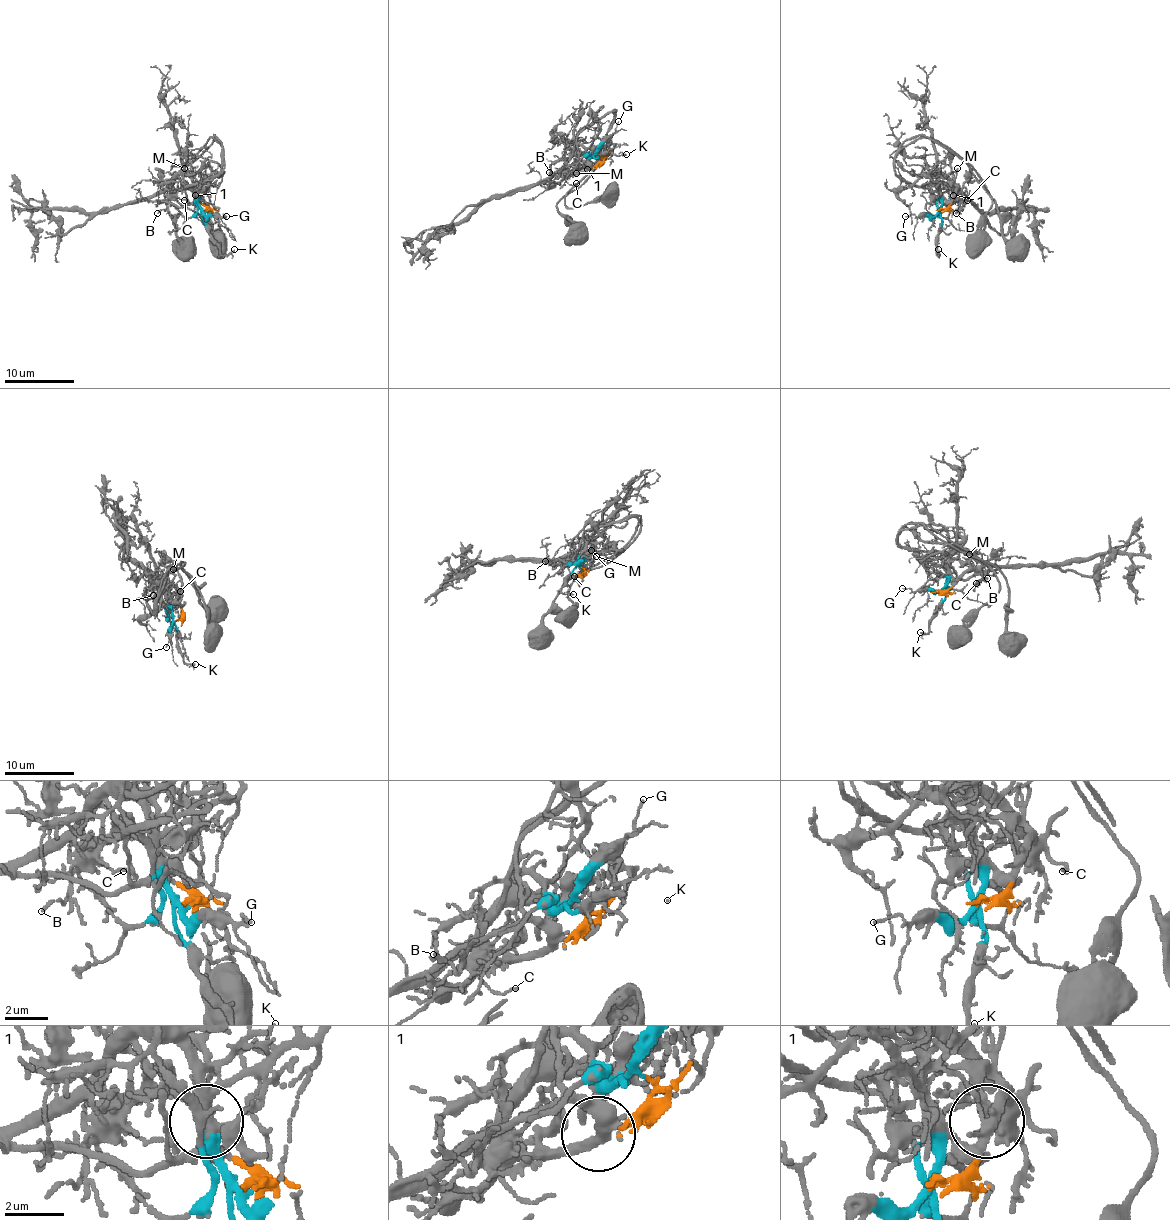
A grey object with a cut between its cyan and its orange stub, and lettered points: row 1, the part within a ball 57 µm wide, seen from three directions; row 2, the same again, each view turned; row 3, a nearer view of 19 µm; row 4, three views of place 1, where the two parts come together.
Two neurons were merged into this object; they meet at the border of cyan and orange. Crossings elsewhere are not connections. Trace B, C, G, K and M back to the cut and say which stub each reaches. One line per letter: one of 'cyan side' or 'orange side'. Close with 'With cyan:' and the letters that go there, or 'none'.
B: orange side
C: orange side
G: cyan side
K: cyan side
M: orange side
With cyan: G, K

